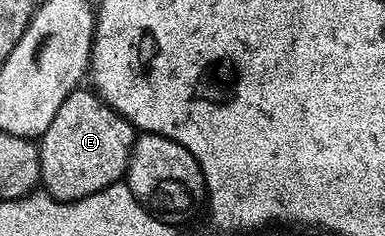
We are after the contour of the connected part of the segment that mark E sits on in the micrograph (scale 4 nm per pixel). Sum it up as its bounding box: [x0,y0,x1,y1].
[38,88,137,201]

